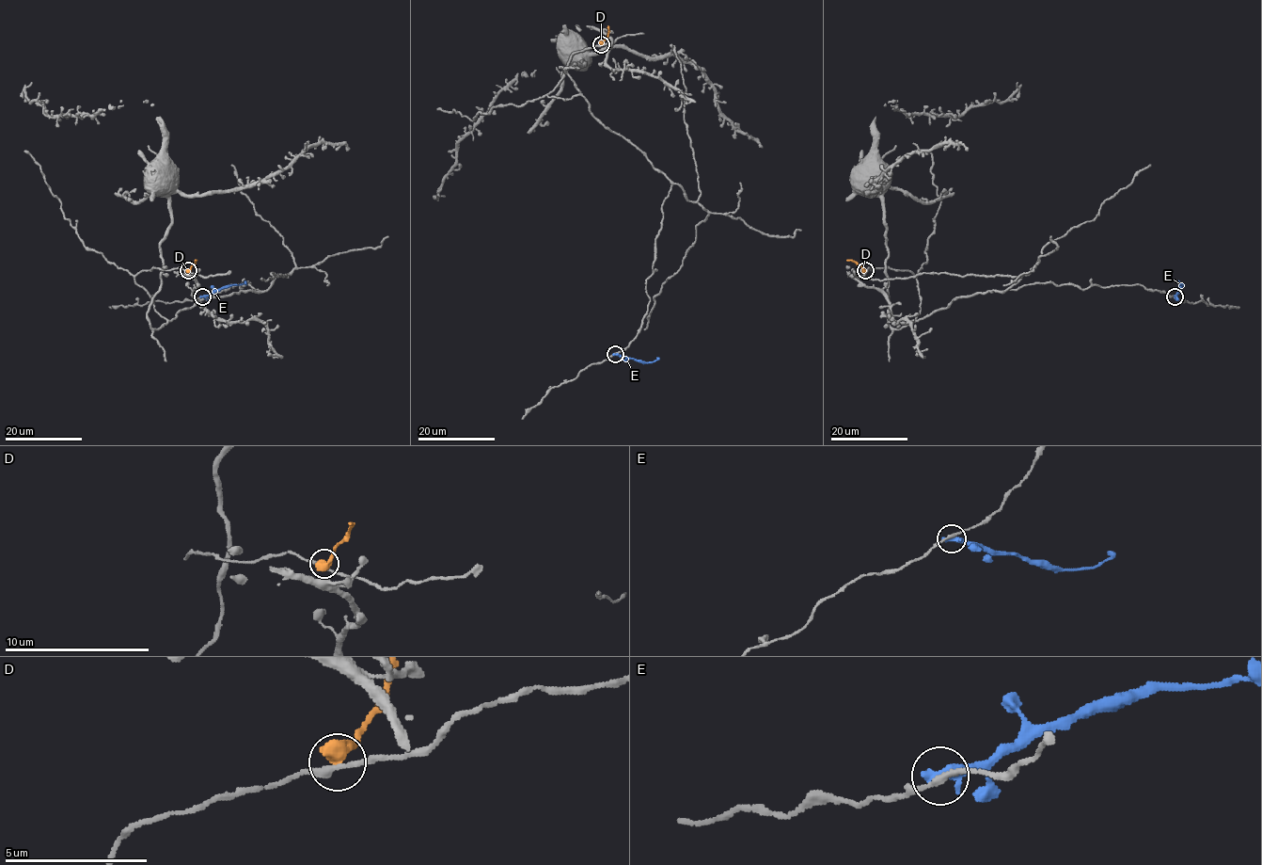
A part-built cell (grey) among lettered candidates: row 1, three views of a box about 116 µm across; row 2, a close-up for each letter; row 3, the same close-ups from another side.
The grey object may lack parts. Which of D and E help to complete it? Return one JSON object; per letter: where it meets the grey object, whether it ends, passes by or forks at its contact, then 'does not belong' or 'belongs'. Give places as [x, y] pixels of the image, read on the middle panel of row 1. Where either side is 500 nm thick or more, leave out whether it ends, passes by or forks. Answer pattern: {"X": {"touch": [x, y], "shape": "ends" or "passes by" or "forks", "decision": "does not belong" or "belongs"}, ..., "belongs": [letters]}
{"D": {"touch": [601, 44], "decision": "does not belong"}, "E": {"touch": [615, 354], "shape": "ends", "decision": "does not belong"}, "belongs": []}

